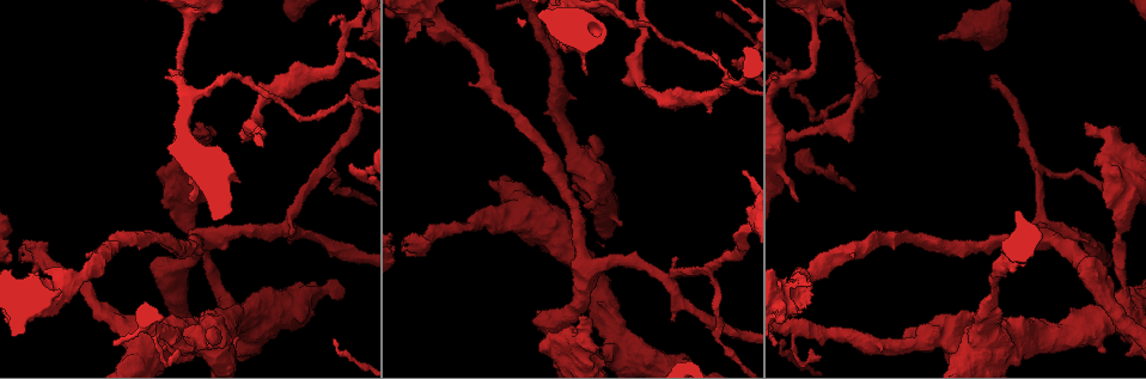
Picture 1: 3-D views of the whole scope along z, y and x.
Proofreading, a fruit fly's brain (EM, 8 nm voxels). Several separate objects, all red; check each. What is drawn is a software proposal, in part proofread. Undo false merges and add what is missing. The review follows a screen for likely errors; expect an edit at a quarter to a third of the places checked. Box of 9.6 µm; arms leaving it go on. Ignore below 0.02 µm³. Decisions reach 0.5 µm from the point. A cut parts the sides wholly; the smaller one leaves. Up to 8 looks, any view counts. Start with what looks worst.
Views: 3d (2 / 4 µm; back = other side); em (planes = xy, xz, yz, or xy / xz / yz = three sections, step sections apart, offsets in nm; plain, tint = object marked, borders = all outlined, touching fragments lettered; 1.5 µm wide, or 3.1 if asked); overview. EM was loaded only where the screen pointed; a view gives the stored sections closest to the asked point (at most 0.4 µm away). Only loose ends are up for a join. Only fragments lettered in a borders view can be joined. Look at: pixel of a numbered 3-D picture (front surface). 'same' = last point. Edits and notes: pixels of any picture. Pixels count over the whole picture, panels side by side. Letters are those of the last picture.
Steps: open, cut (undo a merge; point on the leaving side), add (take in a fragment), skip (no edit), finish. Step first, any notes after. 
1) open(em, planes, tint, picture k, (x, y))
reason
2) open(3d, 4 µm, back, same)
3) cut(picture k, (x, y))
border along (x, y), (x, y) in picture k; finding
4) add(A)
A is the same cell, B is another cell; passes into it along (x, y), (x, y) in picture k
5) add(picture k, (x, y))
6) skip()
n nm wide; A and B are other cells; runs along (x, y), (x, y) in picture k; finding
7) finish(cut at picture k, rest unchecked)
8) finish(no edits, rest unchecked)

open(em, planes, borders, picture 1, (289, 243))
branch stops here

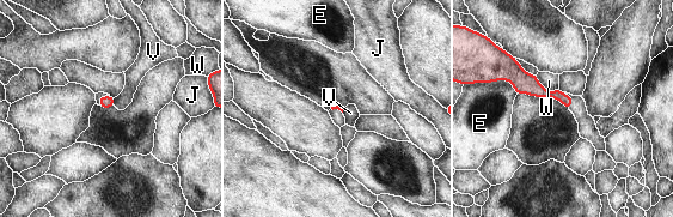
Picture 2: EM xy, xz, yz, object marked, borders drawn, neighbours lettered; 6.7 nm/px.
skip()
E, J, V and W are other cells; border along (115, 97), (112, 104) in picture 2; no lettered fragment goes on from it

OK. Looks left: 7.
open(em, xy, step 8, borders, picture 1, (163, 208))
an open end

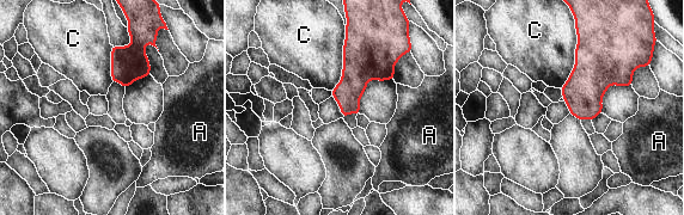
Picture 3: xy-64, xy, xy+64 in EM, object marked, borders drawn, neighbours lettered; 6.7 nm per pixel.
open(em, planes, borders, same)

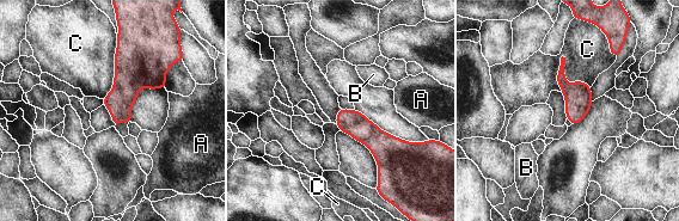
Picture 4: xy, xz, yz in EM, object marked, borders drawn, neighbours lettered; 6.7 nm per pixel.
skip()
C touches over 300 nm; A, B and C are other cells; no lettered fragment goes on from it

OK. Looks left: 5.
open(3d, 4 µm, picture 1, (994, 282))
thick turns thin

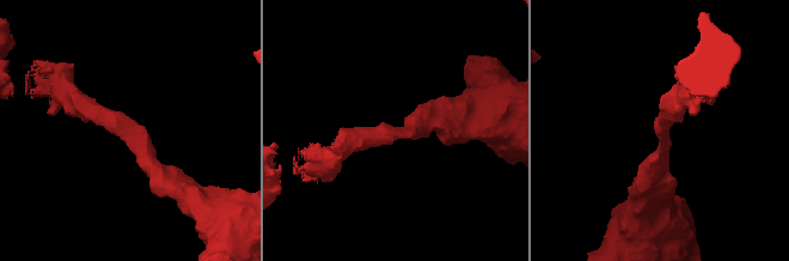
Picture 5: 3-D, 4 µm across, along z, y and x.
open(em, planes, plain, picture 5, (663, 131))
shape alone is not enough

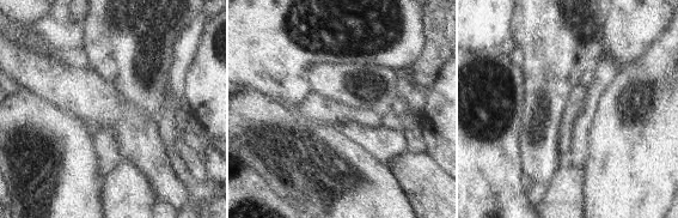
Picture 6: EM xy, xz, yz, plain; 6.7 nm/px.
open(em, planes, borders, same)

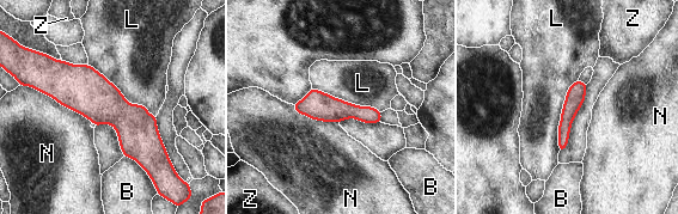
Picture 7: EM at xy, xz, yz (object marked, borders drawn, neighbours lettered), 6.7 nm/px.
skip()
B, L, N and Z are other cells; runs along (44, 84), (85, 90), (164, 157) in picture 7; one cell here

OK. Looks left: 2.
finish(no edits, rest unchecked)

